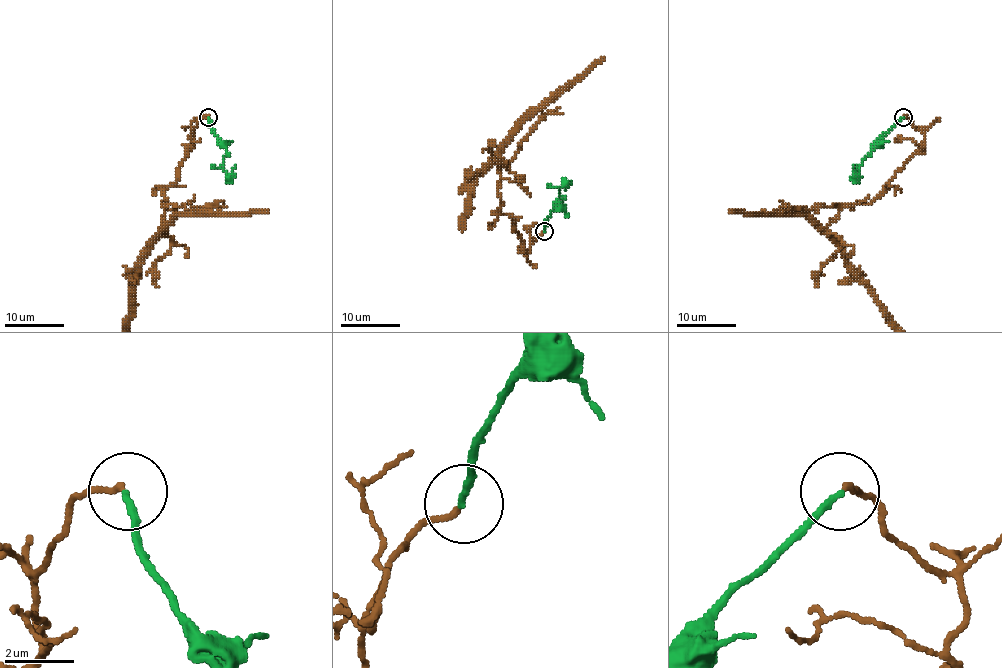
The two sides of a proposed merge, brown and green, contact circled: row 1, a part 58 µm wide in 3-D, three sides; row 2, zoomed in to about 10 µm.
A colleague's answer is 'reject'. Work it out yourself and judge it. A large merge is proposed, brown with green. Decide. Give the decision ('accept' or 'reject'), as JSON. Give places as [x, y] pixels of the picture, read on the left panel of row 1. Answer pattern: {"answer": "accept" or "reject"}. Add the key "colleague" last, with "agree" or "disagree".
{"answer": "reject", "colleague": "agree"}

